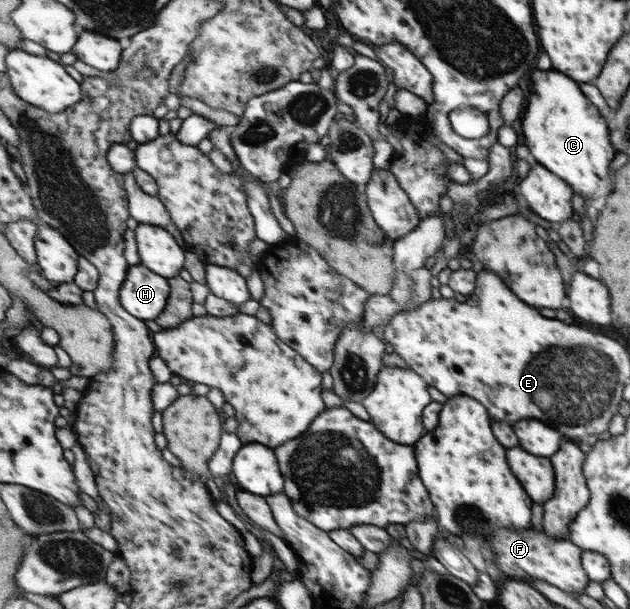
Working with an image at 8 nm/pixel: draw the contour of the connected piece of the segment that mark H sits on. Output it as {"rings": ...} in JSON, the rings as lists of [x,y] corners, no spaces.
{"rings":[[[131,265],[121,290],[124,308],[142,320],[157,320],[171,295],[169,279],[147,266]]]}

